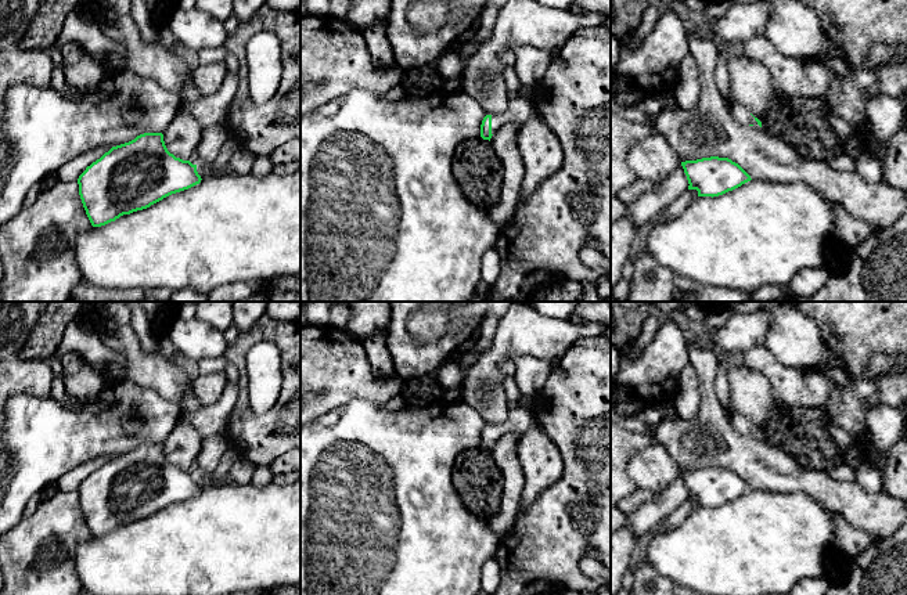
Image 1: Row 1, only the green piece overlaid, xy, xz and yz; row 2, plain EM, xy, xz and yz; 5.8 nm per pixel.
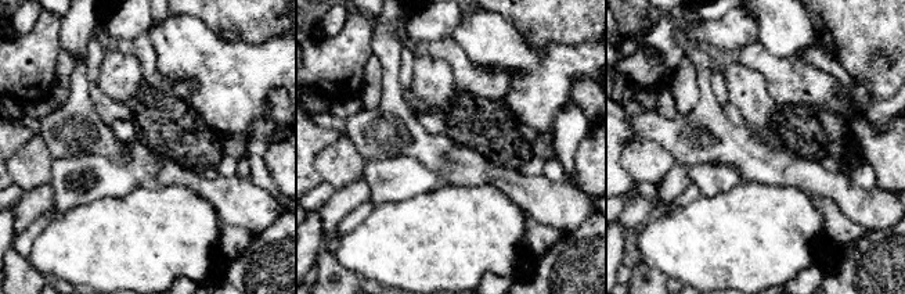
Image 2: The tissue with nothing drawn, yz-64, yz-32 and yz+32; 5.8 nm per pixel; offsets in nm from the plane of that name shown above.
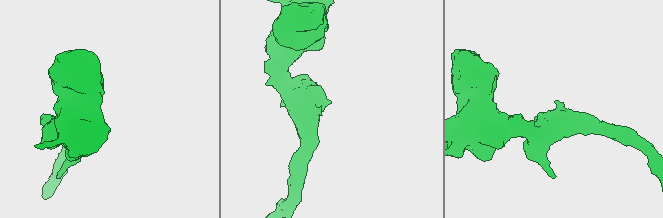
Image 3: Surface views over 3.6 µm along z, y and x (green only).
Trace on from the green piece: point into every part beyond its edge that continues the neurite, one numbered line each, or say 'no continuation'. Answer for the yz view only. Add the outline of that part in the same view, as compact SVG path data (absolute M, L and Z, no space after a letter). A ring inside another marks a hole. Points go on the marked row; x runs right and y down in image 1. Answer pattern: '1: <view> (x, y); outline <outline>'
1: yz (741, 114); outline M733 101L730 104L730 109L734 115L734 118L741 123L741 125L753 125L755 127L760 127L757 125L757 122L755 120L755 118L751 115L751 112L744 107L741 105L739 102L737 101Z

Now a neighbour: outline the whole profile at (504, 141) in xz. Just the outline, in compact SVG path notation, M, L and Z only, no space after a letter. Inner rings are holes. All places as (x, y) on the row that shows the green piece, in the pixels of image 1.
M505 123L492 136L490 144L497 154L504 178L499 203L487 214L492 221L503 228L515 214L519 205L525 167L517 145L518 123Z

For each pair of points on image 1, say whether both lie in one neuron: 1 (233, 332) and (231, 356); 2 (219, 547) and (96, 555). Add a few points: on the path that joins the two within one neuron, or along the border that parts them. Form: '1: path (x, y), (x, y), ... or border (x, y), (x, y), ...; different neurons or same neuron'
1: border (240, 334), (227, 348); different neurons
2: path (189, 550), (169, 555), (126, 555); same neuron

